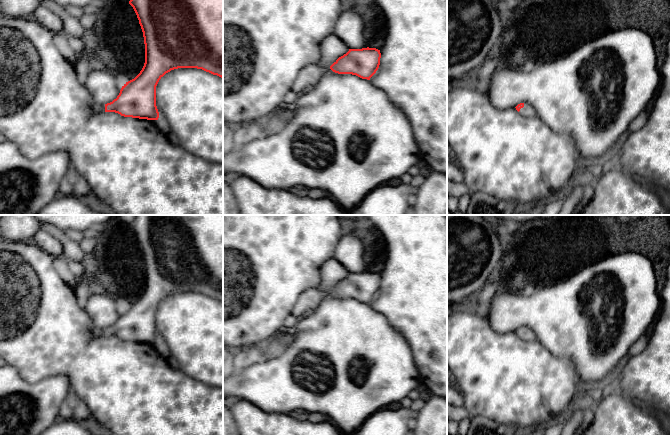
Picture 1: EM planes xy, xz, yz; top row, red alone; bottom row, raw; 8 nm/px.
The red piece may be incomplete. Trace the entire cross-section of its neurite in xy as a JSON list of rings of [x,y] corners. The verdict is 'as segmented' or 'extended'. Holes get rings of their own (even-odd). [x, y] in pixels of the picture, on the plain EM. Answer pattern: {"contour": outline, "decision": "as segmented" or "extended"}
{"contour": [[[136,215],[129,228],[143,256],[145,287],[140,297],[122,310],[116,323],[105,329],[96,329],[98,336],[158,344],[156,310],[166,297],[178,292],[197,292],[223,302],[223,215]]], "decision": "extended"}

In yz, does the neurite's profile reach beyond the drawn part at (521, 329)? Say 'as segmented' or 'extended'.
extended

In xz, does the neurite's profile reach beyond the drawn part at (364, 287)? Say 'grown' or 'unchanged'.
unchanged

